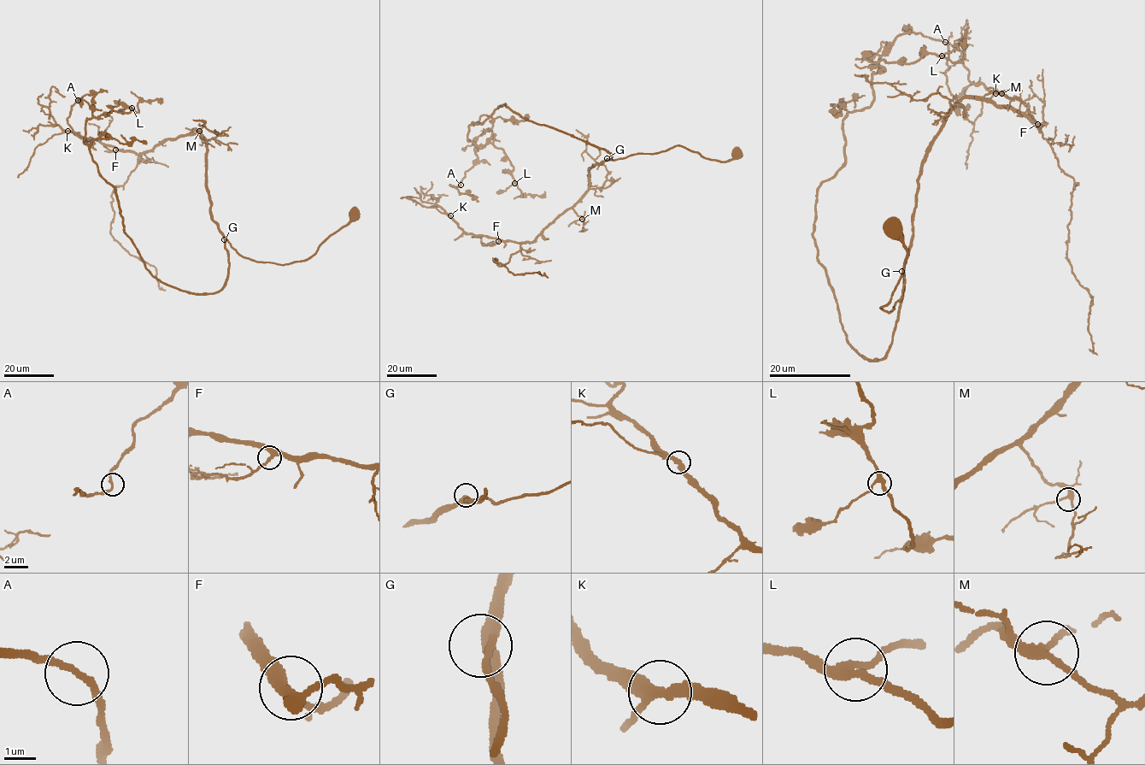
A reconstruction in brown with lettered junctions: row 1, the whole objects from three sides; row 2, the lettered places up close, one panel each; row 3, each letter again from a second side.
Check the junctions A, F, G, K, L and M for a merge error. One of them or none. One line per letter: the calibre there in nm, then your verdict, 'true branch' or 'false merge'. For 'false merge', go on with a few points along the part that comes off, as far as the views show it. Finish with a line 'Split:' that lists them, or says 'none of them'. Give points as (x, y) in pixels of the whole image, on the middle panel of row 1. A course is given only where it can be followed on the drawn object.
A: calibre 200 nm; true branch
F: calibre 320 nm; true branch
G: calibre 300 nm; true branch
K: calibre 380 nm; true branch
L: calibre 280 nm; true branch
M: calibre 280 nm; true branch
Split: none of them

